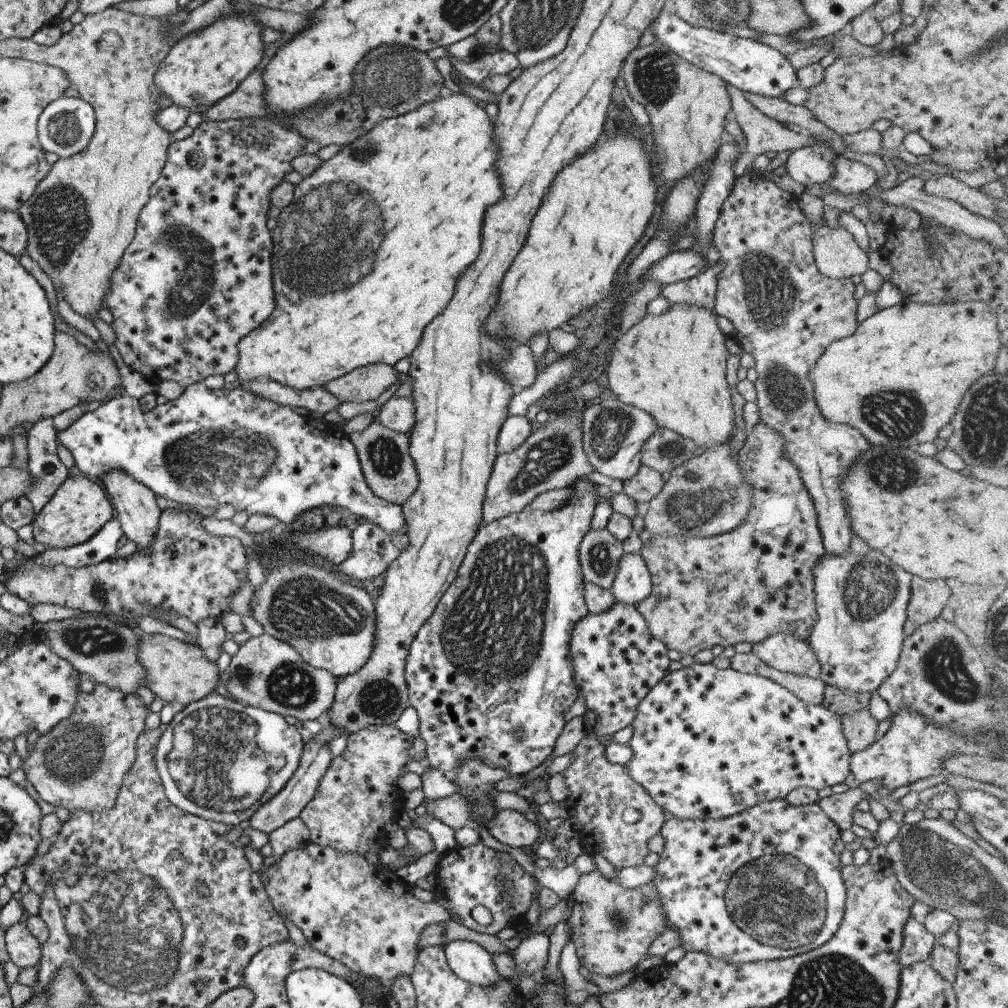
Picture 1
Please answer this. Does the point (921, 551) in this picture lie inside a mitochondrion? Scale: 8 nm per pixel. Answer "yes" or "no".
no

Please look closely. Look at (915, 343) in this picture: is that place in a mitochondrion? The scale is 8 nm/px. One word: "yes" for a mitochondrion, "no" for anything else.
no

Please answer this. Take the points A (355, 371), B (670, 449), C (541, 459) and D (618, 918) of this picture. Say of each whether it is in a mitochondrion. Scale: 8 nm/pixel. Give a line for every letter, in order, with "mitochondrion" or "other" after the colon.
A: other
B: mitochondrion
C: mitochondrion
D: mitochondrion

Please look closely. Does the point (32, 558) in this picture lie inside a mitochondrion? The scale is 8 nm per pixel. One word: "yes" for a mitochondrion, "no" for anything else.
no

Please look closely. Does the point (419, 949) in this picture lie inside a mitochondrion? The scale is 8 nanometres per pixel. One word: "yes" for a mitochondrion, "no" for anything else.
no

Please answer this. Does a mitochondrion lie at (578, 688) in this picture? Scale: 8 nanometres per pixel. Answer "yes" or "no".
no

